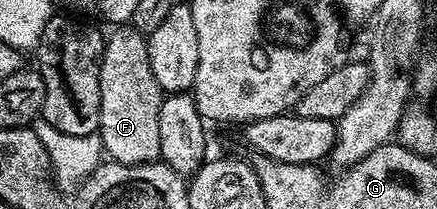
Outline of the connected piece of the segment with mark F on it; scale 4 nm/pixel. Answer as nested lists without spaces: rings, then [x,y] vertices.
[[[121,24],[103,42],[101,52],[101,144],[114,162],[138,166],[161,157],[159,108],[163,91],[151,72],[149,44],[144,33],[132,24]]]

